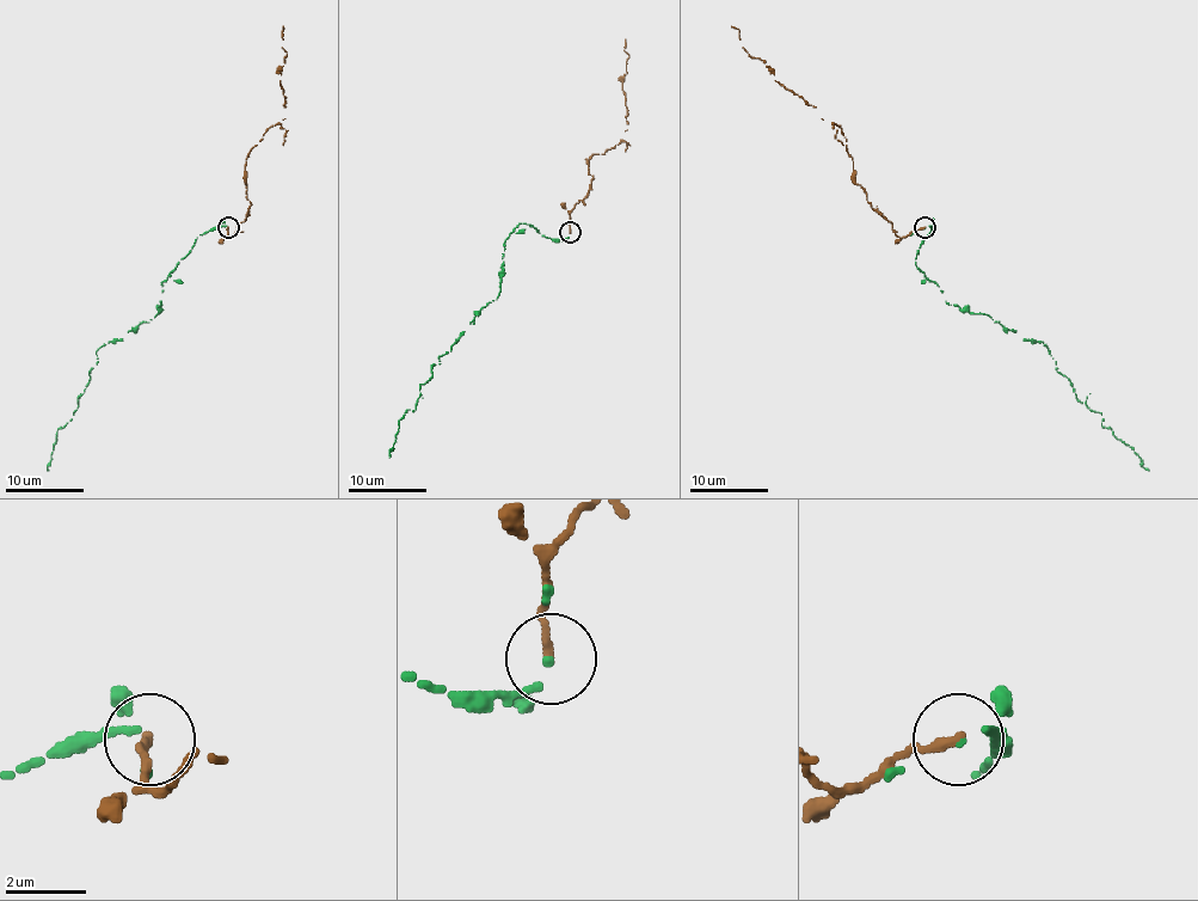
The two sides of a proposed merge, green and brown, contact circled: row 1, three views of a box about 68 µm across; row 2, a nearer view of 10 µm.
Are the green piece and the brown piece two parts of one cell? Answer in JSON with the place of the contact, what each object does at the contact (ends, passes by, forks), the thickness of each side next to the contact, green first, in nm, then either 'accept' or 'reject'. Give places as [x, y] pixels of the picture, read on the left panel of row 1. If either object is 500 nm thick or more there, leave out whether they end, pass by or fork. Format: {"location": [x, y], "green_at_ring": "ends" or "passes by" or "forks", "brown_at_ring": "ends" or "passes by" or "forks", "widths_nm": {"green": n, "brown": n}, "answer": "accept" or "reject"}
{"location": [228, 227], "green_at_ring": "ends", "brown_at_ring": "ends", "widths_nm": {"green": 140, "brown": 240}, "answer": "accept"}

